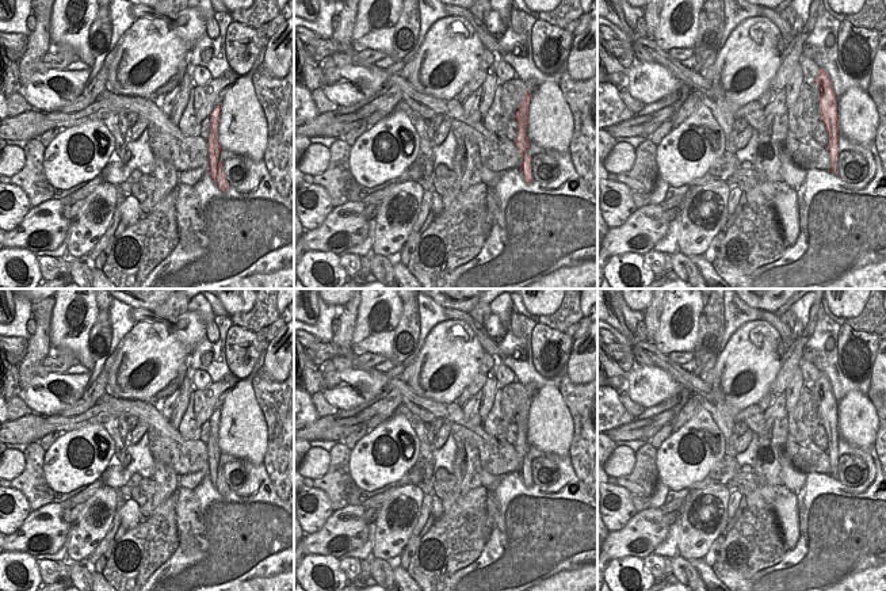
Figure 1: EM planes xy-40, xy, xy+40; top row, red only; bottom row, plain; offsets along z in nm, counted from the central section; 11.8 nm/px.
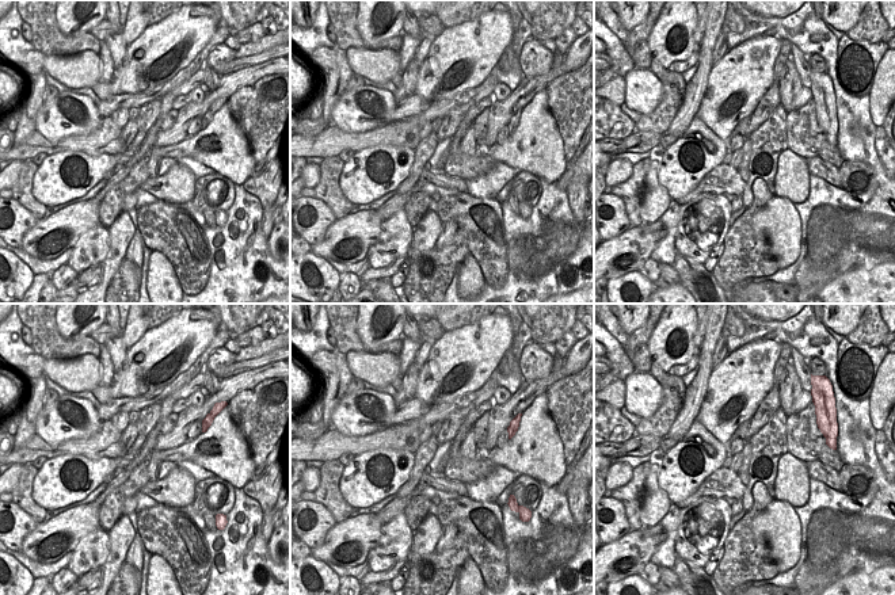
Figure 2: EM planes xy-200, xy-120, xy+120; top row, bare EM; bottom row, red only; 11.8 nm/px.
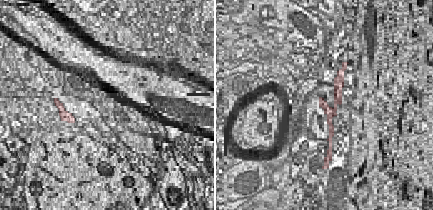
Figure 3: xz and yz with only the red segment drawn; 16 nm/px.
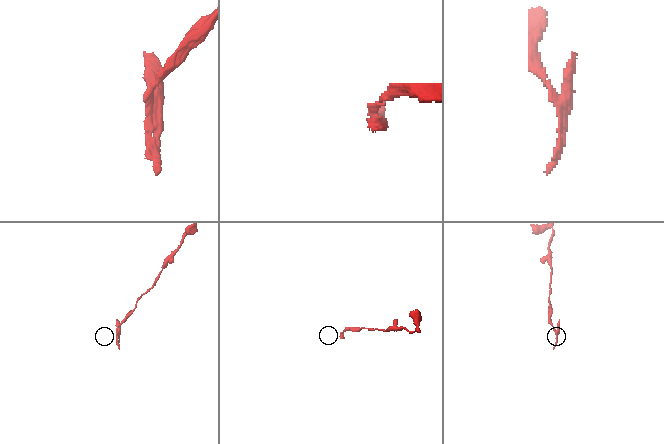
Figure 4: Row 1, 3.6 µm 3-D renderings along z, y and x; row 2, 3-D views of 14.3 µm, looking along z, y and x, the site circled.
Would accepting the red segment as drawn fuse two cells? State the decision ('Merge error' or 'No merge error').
Merge error

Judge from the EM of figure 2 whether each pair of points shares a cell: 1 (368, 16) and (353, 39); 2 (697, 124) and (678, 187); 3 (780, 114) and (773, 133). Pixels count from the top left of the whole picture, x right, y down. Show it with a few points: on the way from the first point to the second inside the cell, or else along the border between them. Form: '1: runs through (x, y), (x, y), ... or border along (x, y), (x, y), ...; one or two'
1: border along (357, 14), (357, 31), (366, 46); two
2: runs through (713, 141), (718, 151), (696, 174); one
3: runs through (779, 118), (774, 129); one

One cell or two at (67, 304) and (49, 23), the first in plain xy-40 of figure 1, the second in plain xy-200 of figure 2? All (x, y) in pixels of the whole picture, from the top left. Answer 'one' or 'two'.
two

